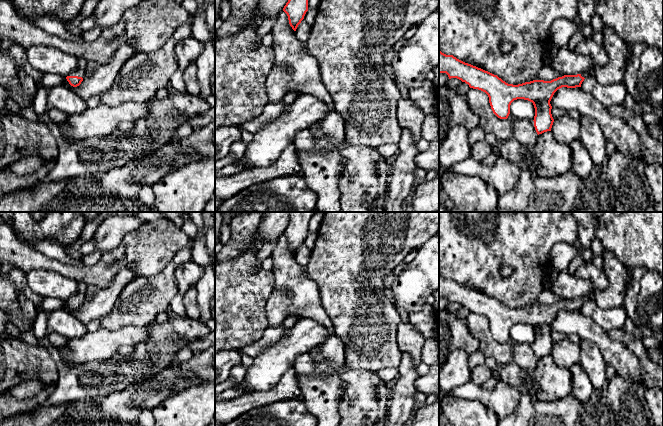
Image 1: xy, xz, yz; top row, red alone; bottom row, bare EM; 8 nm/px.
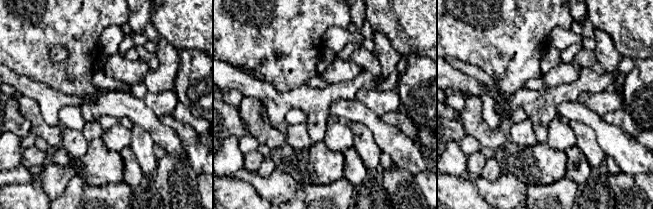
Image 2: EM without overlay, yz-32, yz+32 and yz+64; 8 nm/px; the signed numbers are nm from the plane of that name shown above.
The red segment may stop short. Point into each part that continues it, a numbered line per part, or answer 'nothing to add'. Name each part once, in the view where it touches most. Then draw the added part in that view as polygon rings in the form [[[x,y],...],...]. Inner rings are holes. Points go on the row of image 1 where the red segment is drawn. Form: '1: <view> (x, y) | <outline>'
1: xy (80, 71) | [[[80,60],[78,62],[78,68],[74,71],[72,71],[68,76],[78,76],[78,77],[84,77],[85,75],[85,69],[89,64],[84,61],[84,60]]]

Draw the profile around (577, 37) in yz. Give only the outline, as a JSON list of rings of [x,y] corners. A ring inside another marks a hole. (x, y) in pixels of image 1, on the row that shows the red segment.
[[[578,31],[578,32],[575,32],[571,38],[569,39],[569,42],[567,44],[567,47],[570,49],[570,50],[574,50],[575,47],[582,41],[584,40],[586,37],[585,35],[581,32],[581,31]]]

